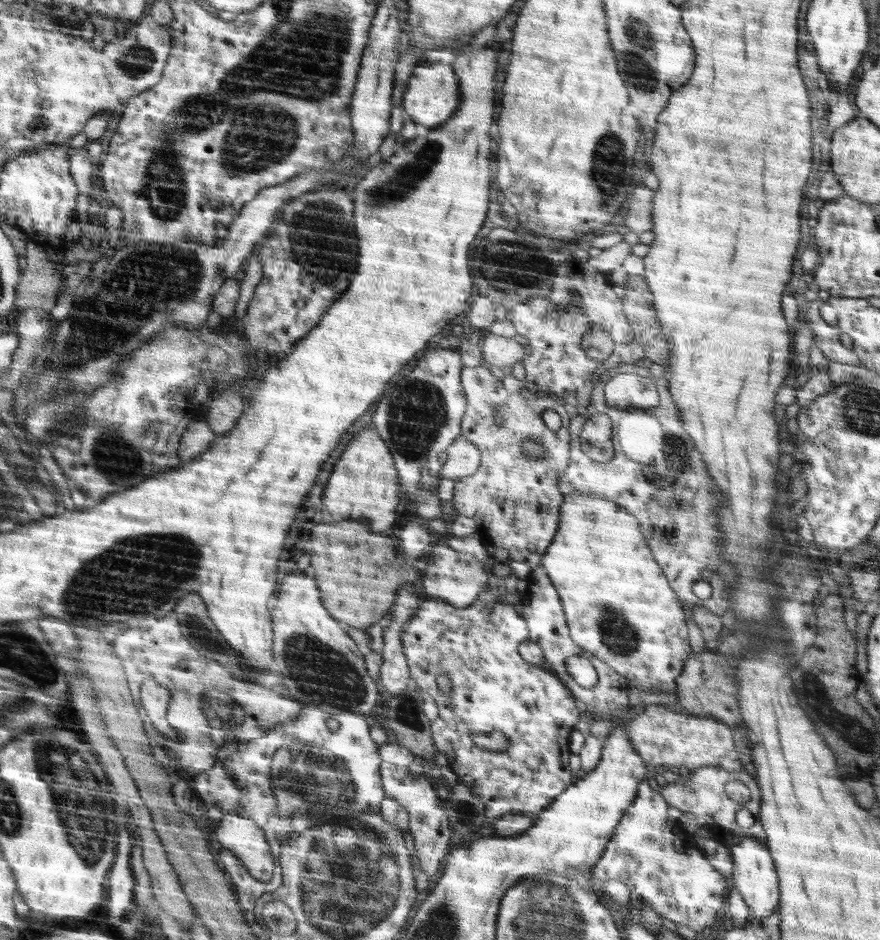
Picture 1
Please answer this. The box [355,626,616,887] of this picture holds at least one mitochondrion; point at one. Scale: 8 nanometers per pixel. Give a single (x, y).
(406, 710)

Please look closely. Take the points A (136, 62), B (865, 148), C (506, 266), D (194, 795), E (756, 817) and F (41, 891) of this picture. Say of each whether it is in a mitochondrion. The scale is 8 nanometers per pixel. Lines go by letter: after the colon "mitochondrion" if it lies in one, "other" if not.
A: mitochondrion
B: other
C: mitochondrion
D: other
E: other
F: other

